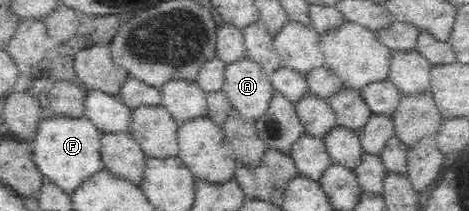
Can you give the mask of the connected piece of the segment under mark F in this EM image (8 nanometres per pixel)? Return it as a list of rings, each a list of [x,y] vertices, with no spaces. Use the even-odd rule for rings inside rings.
[[[52,115],[41,117],[33,139],[29,142],[32,161],[46,181],[53,182],[63,193],[69,195],[86,177],[103,169],[98,154],[99,131],[90,119]]]

